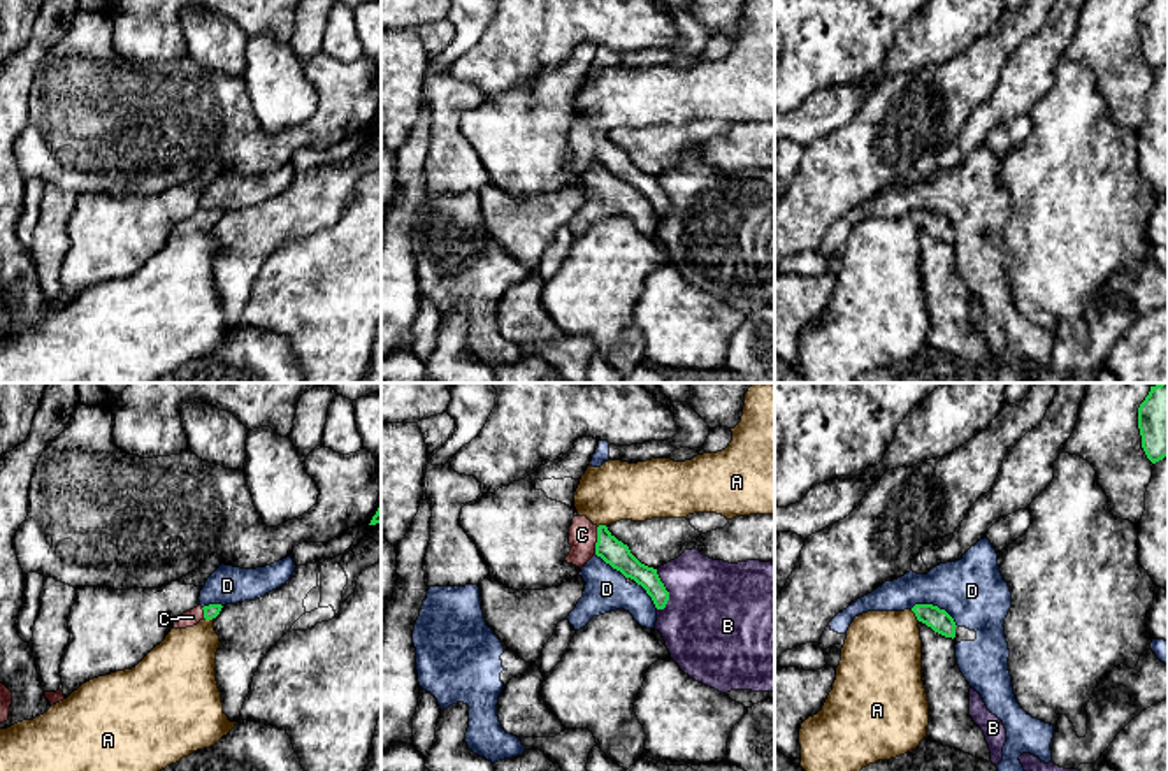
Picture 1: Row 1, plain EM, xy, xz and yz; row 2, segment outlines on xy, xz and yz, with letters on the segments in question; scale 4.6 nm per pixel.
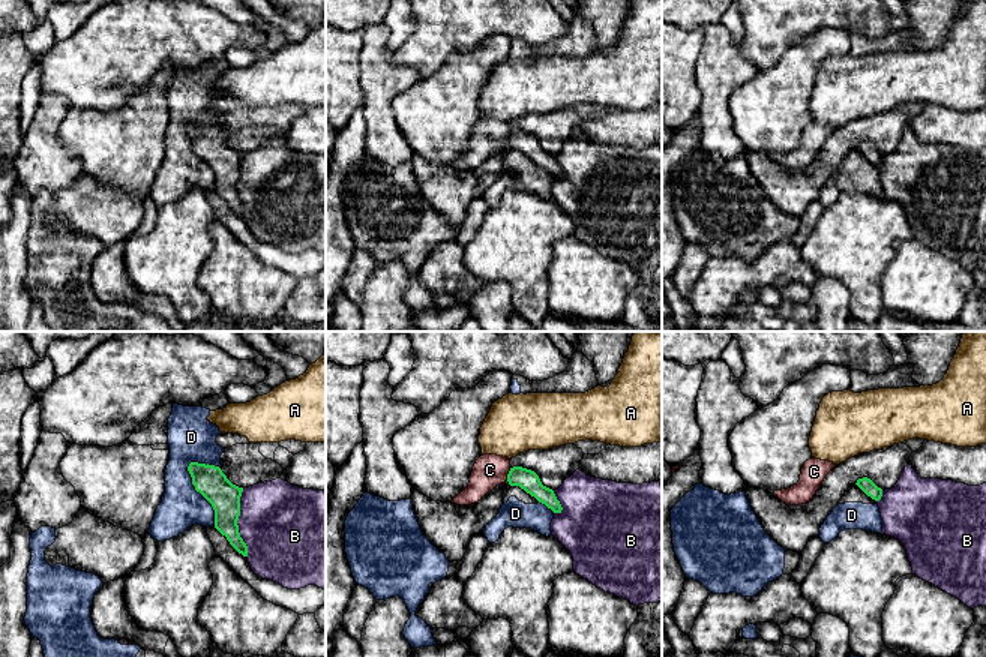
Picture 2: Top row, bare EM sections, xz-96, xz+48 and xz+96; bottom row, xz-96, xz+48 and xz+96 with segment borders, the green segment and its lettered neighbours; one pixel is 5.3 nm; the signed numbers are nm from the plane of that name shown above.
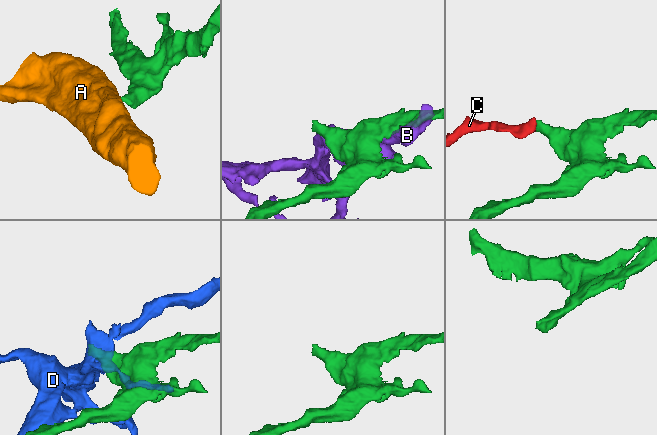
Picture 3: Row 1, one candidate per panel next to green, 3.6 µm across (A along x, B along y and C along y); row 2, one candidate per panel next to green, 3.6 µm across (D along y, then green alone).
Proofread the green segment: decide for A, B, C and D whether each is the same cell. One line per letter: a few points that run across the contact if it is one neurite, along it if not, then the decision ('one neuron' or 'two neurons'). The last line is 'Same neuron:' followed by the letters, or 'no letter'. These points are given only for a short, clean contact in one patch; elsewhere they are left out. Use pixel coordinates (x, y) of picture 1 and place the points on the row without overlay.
A: line yz (910, 216), (919, 227); two neurons
B: two neurons
C: line xz (613, 158), (598, 148), (587, 146), (582, 141); one neuron
D: two neurons
Same neuron: C

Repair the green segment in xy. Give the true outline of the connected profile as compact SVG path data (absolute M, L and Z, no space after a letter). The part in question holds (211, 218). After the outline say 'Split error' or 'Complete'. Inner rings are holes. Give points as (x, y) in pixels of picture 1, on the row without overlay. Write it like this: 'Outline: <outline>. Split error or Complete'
Outline: M209 211L209 213L197 213L186 220L183 220L176 228L172 235L186 235L197 232L200 227L213 227L220 221L221 211Z. Split error

